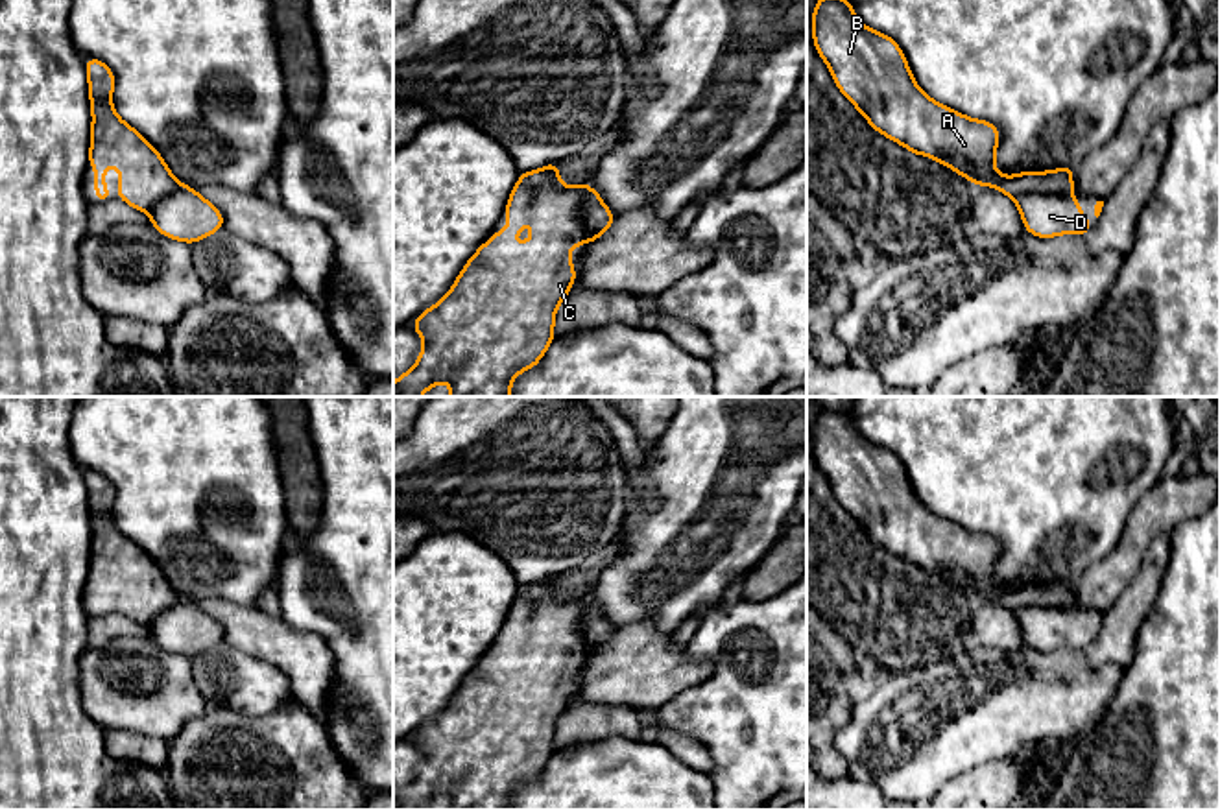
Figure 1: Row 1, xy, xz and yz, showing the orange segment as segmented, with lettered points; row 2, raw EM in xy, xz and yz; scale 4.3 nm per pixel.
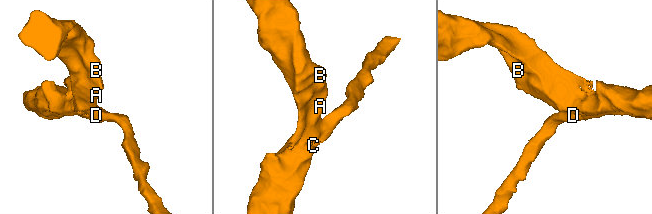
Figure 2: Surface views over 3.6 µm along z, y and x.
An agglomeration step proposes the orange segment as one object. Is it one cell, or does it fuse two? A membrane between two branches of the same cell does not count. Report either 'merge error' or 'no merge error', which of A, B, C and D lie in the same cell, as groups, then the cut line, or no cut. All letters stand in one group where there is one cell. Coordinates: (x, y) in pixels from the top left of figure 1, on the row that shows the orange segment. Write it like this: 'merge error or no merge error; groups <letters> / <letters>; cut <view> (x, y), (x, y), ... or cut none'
no merge error; groups A B C D; cut none

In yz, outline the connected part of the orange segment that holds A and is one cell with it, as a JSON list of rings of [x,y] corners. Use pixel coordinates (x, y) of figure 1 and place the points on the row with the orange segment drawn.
[[[818,0],[812,37],[838,90],[875,131],[910,153],[939,161],[975,186],[987,185],[1013,197],[1026,232],[1037,238],[1063,232],[1085,236],[1094,227],[1080,214],[1080,201],[1072,196],[1076,166],[999,175],[999,127],[928,98],[917,87],[901,46],[862,24],[849,0]]]

